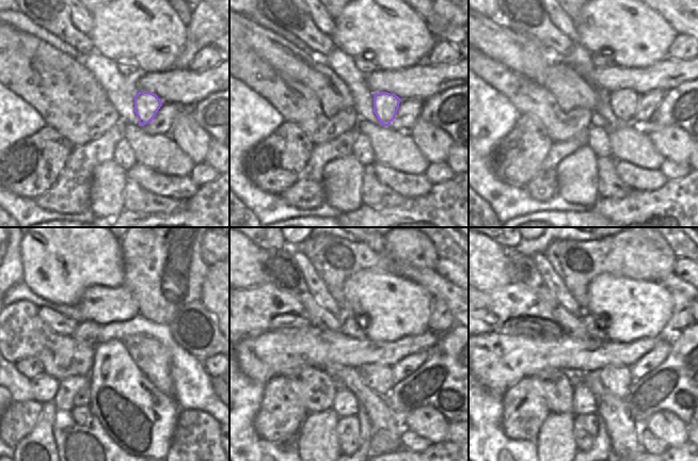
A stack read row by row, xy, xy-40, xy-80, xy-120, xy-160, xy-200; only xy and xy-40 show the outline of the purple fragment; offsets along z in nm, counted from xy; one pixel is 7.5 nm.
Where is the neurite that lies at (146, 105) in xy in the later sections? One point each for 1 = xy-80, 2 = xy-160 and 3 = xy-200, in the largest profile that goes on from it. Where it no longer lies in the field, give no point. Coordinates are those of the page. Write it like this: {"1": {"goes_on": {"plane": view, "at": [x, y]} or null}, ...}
{"1": {"goes_on": {"plane": "xy-80", "at": [623, 102]}}, "2": {"goes_on": {"plane": "xy-160", "at": [379, 378]}}, "3": {"goes_on": {"plane": "xy-200", "at": [618, 380]}}}

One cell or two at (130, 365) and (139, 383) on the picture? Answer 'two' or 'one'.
one

